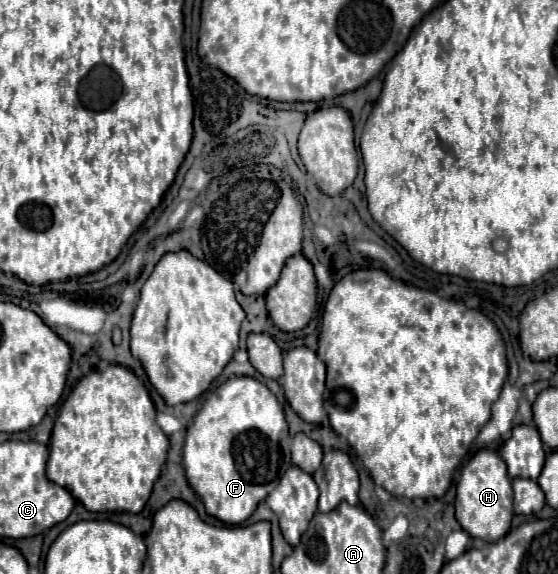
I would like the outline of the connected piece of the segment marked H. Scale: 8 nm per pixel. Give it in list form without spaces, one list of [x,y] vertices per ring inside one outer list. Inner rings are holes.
[[[484,448],[464,466],[456,486],[456,518],[474,538],[496,542],[506,536],[512,522],[512,480],[498,452]]]

